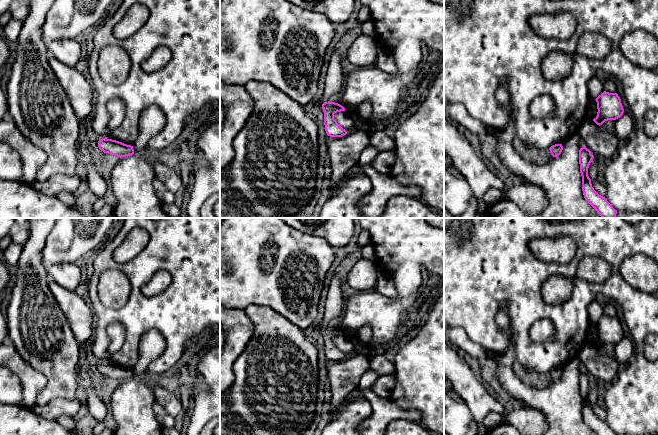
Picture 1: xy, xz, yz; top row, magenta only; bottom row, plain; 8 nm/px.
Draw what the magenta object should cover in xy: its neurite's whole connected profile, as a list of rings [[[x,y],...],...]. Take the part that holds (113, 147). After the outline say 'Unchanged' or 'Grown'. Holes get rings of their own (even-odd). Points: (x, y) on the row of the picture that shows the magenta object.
[[[107,138],[99,140],[98,147],[104,153],[115,155],[120,158],[134,154],[133,146]]]. Unchanged

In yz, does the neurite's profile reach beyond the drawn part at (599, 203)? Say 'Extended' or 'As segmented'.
As segmented

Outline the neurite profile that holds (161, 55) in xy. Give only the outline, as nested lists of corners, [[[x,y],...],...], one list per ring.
[[[157,46],[152,54],[142,63],[142,69],[147,73],[163,69],[171,60],[172,52],[166,46]]]

